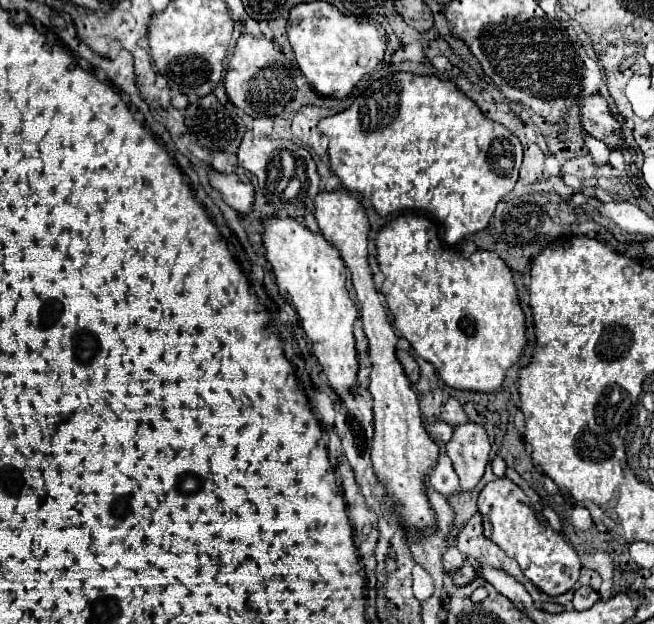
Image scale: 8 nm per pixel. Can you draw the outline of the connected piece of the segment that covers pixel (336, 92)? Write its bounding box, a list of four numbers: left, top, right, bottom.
[287,1,387,97]

